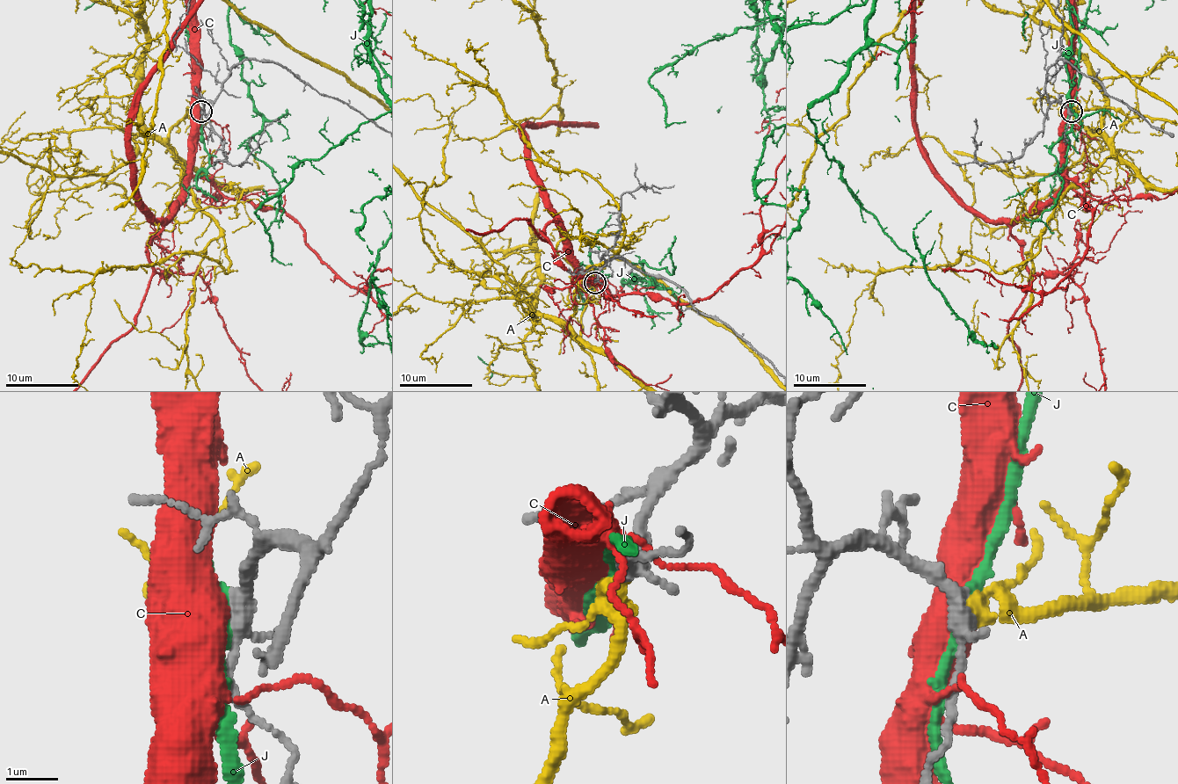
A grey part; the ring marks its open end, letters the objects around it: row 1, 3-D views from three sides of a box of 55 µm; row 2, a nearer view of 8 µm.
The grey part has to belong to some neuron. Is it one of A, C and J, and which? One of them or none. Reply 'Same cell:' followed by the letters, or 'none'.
Same cell: A

